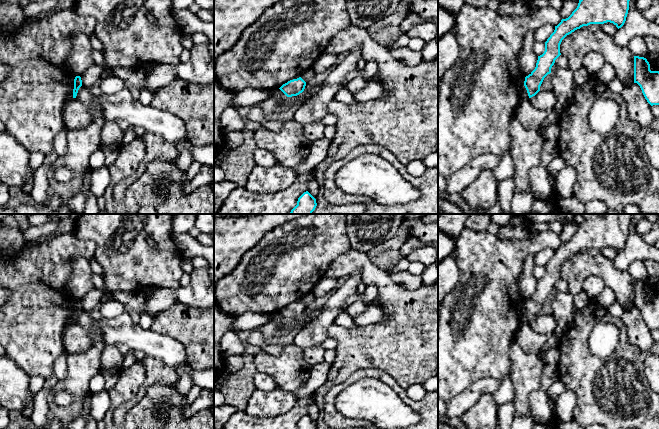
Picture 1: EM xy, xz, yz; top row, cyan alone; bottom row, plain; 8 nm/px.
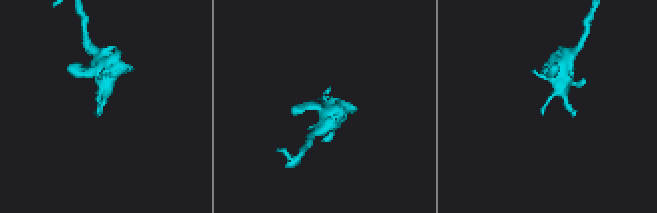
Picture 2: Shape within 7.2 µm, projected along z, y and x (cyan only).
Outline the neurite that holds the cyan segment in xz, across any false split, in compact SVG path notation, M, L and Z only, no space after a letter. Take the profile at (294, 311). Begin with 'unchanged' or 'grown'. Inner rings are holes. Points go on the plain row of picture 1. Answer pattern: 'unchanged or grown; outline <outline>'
unchanged; outline M301 302L293 303L283 308L279 313L287 320L297 320L305 313L306 306Z

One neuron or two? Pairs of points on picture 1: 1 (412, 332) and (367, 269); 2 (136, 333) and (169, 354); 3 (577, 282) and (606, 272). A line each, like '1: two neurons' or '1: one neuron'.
1: one neuron
2: one neuron
3: one neuron

